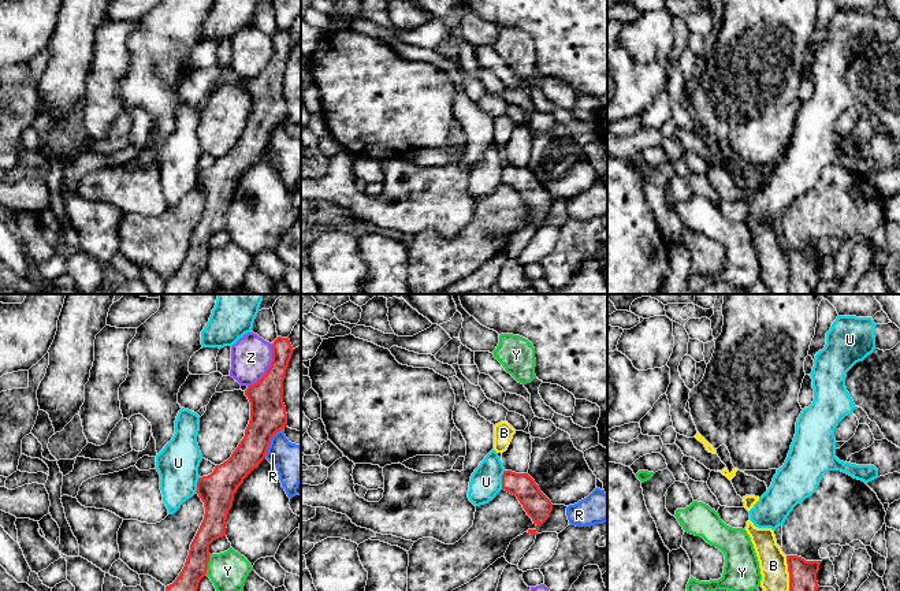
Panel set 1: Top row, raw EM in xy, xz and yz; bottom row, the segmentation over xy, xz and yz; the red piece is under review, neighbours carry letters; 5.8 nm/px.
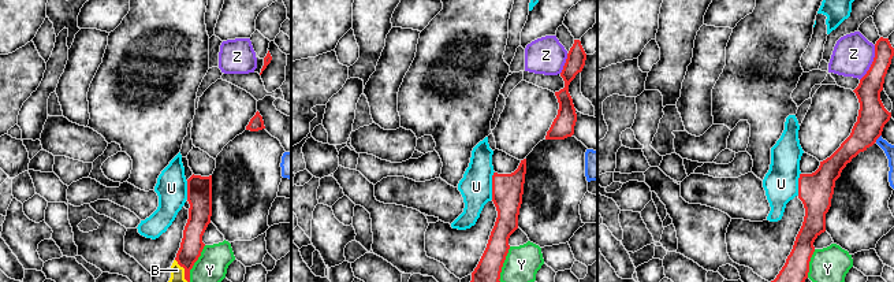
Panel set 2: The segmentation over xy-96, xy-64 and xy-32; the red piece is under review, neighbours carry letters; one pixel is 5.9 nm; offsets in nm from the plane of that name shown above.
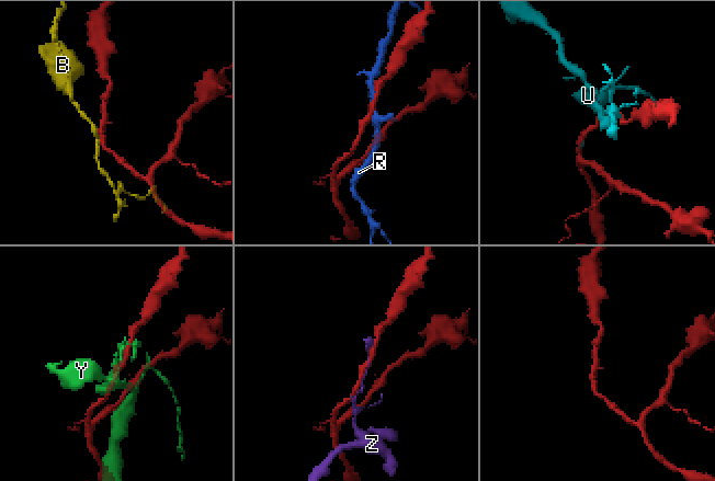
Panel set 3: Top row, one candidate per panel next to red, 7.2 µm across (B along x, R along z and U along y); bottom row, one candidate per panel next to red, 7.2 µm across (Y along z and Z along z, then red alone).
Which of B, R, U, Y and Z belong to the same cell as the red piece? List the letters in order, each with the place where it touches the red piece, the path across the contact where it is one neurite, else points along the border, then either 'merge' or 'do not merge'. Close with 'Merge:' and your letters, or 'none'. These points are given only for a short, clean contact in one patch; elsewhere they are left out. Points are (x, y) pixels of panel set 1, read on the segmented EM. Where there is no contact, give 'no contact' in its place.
B: meets red in yz at (789, 573); do not merge
R: meets red in xy at (270, 442); do not merge
U: meets red in xz at (502, 480); border along xz (505, 471), (501, 479), (501, 489); do not merge
Y: meets red in xy at (207, 564); border along xy (209, 554), (205, 573); do not merge
Z: meets red in xy at (270, 367); border along xy (272, 344), (270, 368), (248, 387); do not merge
Merge: none

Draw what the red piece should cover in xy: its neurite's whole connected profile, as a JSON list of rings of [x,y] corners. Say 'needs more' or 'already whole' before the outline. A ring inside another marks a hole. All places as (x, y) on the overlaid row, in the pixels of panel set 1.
already whole | [[[289,337],[274,341],[269,369],[245,390],[250,402],[250,420],[243,439],[227,461],[216,465],[211,475],[198,477],[196,492],[204,502],[204,520],[190,544],[182,572],[166,591],[197,591],[200,580],[207,575],[209,544],[226,536],[226,520],[234,494],[265,458],[272,436],[286,427],[283,380],[293,350]]]

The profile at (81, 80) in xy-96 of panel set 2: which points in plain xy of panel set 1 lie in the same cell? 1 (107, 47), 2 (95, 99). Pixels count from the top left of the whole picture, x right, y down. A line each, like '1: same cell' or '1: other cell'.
1: same cell
2: same cell

